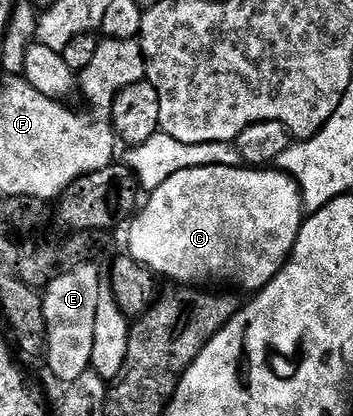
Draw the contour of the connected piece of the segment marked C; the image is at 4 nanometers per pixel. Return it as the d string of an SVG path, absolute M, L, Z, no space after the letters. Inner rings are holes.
M206 164L181 170L158 181L148 196L129 224L129 255L160 277L179 280L175 282L183 286L203 282L199 280L232 280L250 294L262 292L290 258L305 219L298 182L271 166L230 168Z

